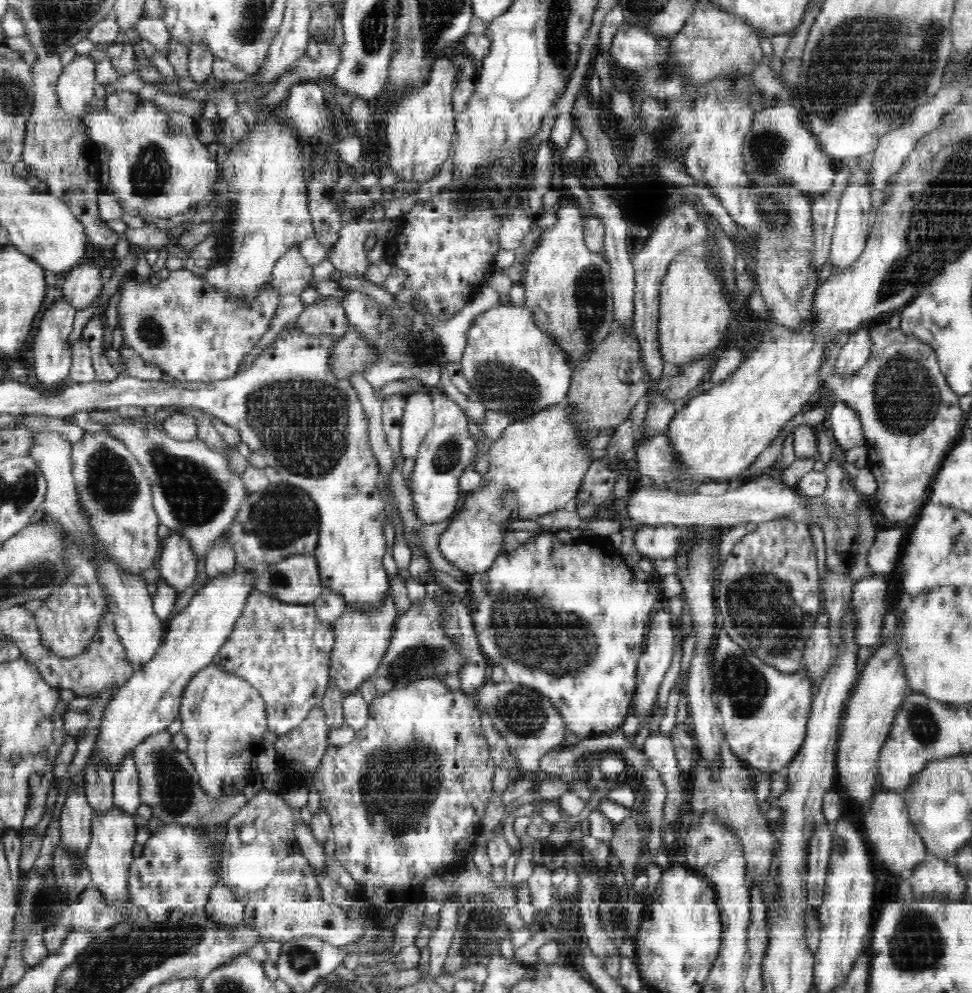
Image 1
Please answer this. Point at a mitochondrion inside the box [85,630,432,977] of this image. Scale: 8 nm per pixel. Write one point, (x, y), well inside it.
(173, 783)

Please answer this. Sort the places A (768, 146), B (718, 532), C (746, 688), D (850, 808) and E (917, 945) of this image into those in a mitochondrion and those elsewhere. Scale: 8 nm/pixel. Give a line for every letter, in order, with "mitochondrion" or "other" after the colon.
A: mitochondrion
B: other
C: mitochondrion
D: other
E: mitochondrion

